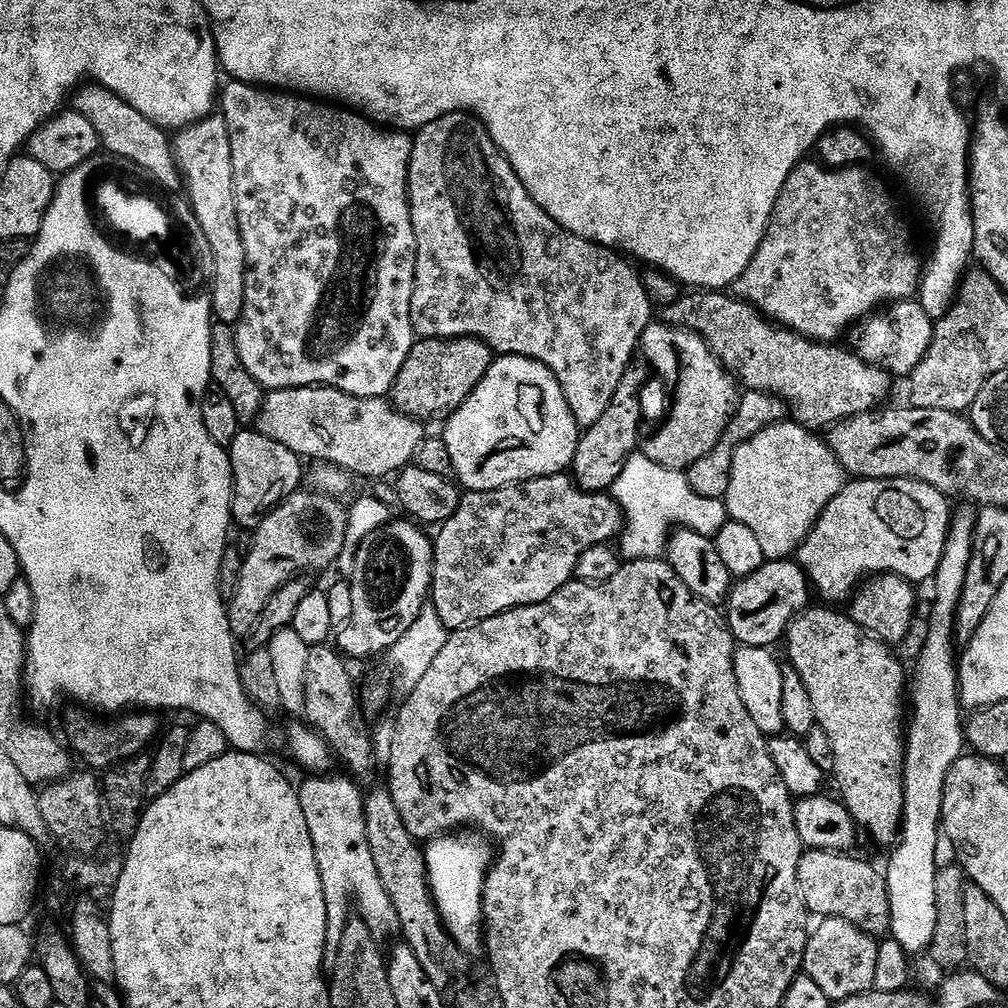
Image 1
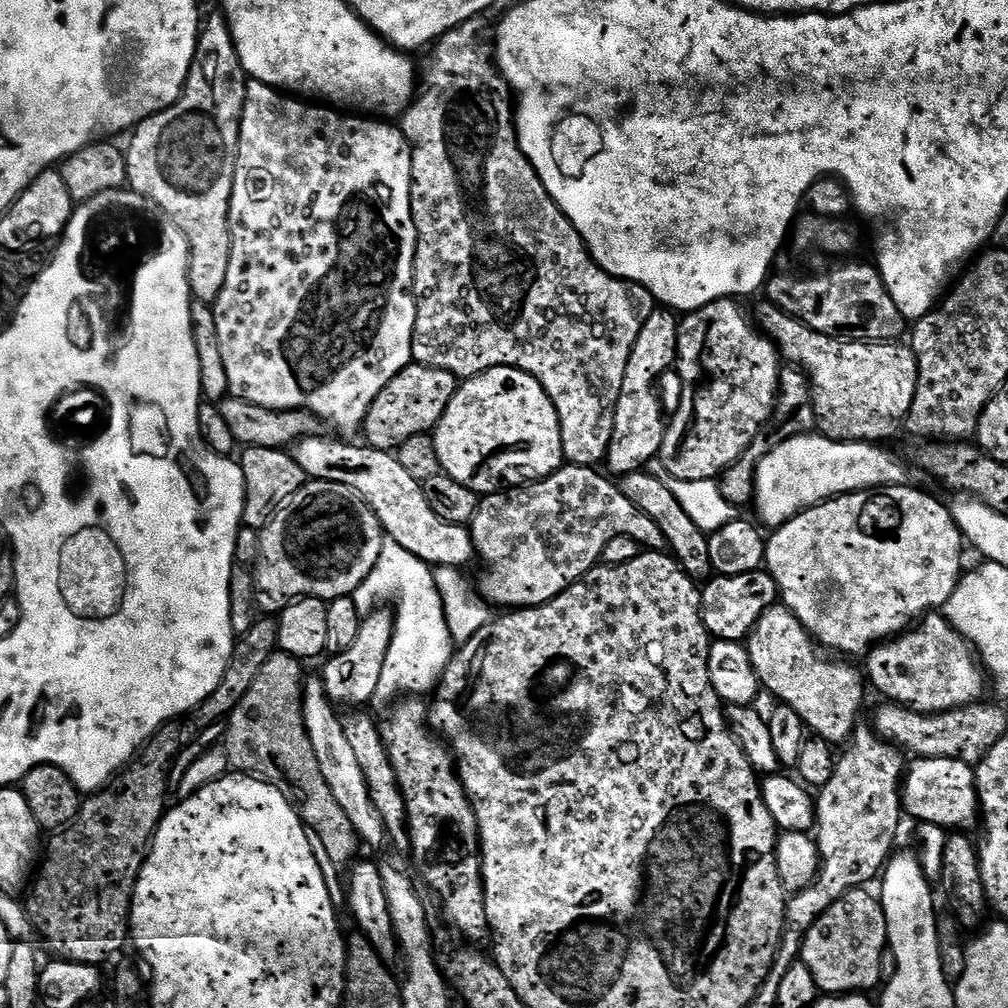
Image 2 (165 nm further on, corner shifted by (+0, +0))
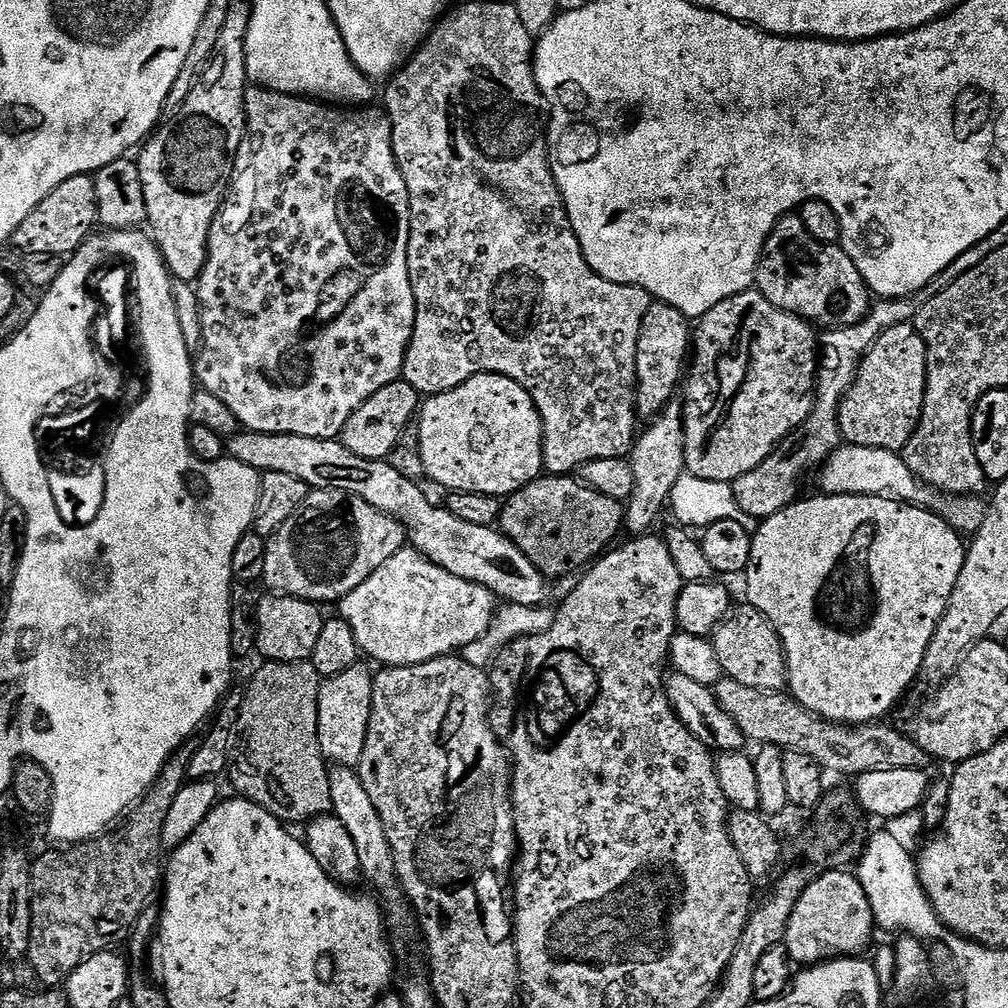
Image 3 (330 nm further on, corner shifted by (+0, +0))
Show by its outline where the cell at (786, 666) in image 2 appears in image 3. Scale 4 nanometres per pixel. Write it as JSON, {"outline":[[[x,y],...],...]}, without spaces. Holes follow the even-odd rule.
{"outline":[[[737,607],[714,633],[716,653],[724,668],[724,676],[734,682],[742,682],[742,686],[747,688],[779,692],[788,683],[788,663],[780,635],[757,608],[743,607]]]}

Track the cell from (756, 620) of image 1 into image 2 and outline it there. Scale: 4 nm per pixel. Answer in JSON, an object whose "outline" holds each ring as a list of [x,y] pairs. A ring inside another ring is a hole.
{"outline":[[[767,570],[737,576],[713,575],[712,579],[703,585],[700,597],[700,612],[704,616],[709,637],[733,642],[747,641],[758,618],[762,618],[766,610],[777,607],[779,595],[780,588]]]}

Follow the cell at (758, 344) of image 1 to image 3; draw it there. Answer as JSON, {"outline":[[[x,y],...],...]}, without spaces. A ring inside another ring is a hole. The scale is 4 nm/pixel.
{"outline":[[[915,323],[895,324],[893,328],[887,328],[878,342],[874,342],[872,349],[864,355],[850,390],[844,395],[839,414],[841,437],[854,446],[903,453],[906,442],[910,442],[922,418],[925,394],[926,342],[922,342]]]}

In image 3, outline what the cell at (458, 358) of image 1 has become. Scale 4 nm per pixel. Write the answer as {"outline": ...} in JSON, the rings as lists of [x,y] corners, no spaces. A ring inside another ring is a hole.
{"outline":[[[405,380],[390,382],[390,386],[382,386],[378,394],[366,398],[354,414],[350,414],[350,422],[346,422],[338,439],[350,450],[350,454],[358,454],[358,458],[367,460],[388,460],[392,455],[398,438],[417,419],[422,407],[422,396]]]}

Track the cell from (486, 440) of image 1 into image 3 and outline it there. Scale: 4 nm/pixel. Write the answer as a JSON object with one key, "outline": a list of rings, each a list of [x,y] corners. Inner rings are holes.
{"outline":[[[483,372],[466,382],[462,382],[454,390],[449,392],[437,392],[429,395],[423,401],[418,413],[418,431],[420,434],[420,449],[422,450],[422,462],[427,479],[433,480],[436,484],[441,484],[448,492],[477,492],[483,496],[494,496],[497,498],[507,498],[512,496],[520,488],[524,488],[532,480],[540,479],[544,472],[544,431],[538,410],[530,398],[530,394],[518,382],[510,378],[500,376],[496,372]]]}

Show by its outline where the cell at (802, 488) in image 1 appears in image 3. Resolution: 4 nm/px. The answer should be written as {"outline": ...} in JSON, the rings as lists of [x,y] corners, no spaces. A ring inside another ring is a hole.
{"outline":[[[848,444],[836,451],[819,469],[821,493],[830,496],[877,496],[887,500],[901,500],[904,504],[915,504],[935,512],[961,534],[974,534],[988,517],[988,508],[980,496],[953,498],[923,484],[906,466],[903,455],[890,450],[874,450]]]}

